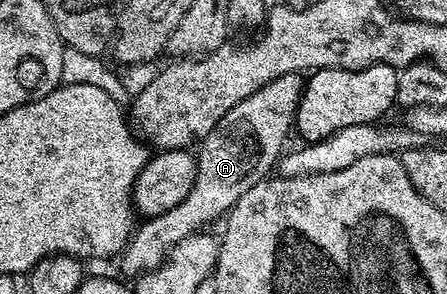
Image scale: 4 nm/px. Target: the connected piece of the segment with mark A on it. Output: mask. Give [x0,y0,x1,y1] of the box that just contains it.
[120,73,304,276]

